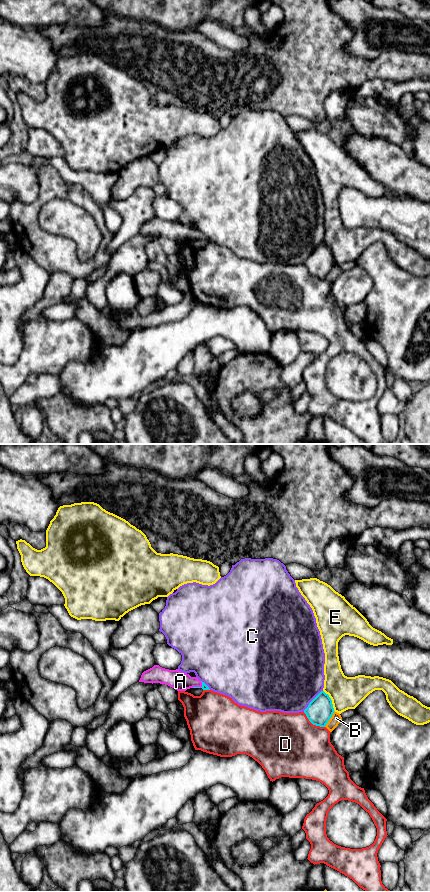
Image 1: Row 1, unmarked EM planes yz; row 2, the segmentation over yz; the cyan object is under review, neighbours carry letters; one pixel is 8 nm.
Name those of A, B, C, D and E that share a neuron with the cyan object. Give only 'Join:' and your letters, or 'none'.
Join: A

